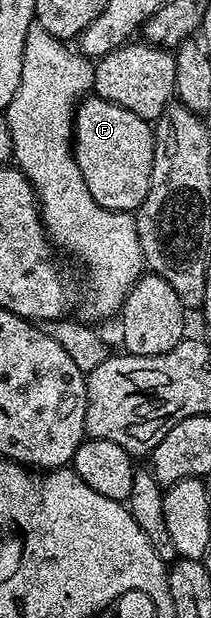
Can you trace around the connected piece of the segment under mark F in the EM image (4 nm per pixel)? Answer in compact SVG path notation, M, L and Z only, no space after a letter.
M87 95L74 109L74 157L84 174L88 194L108 210L137 213L138 207L148 198L148 186L152 182L152 158L154 157L154 130L151 121L124 110L104 98Z

